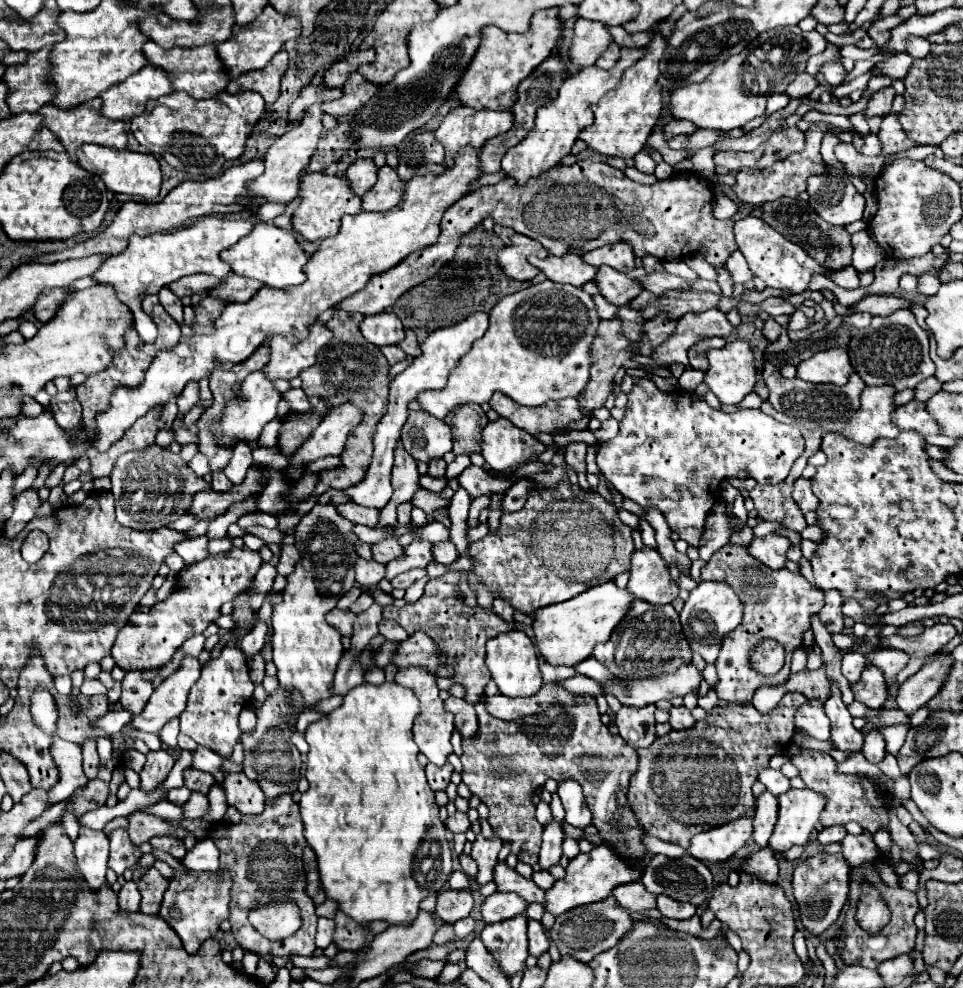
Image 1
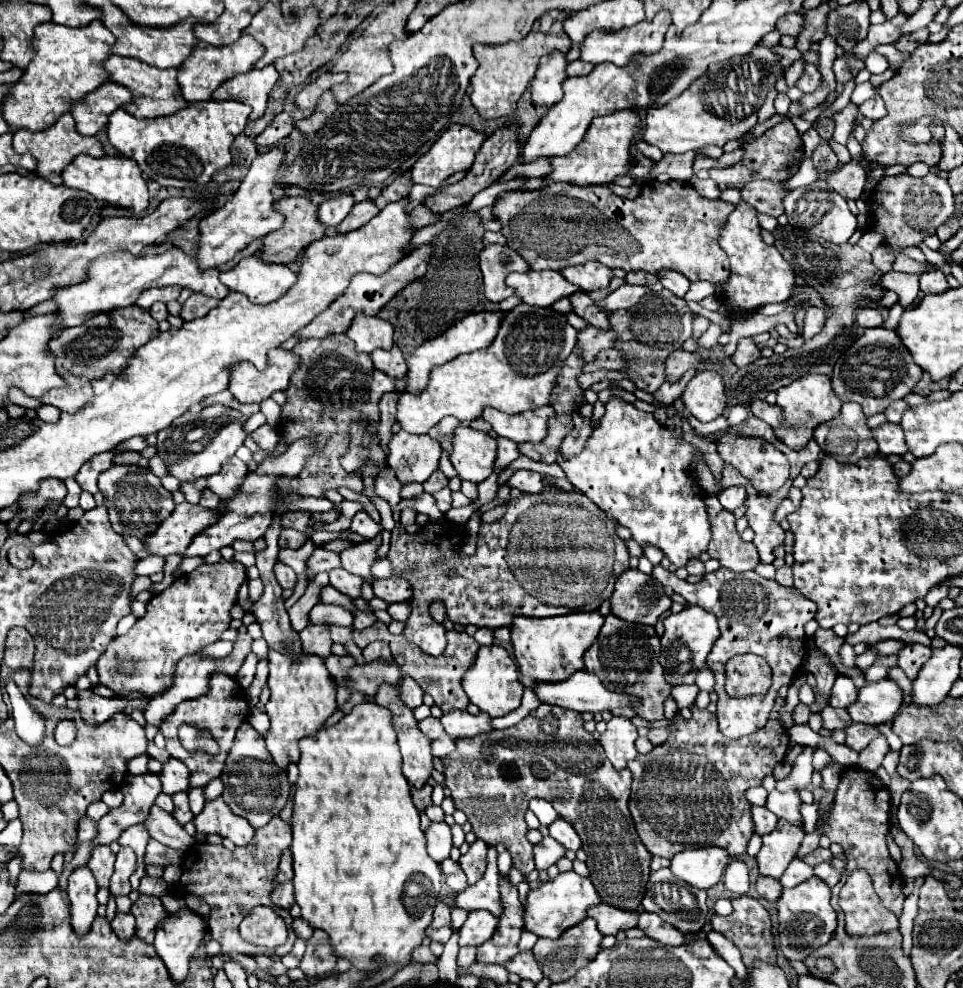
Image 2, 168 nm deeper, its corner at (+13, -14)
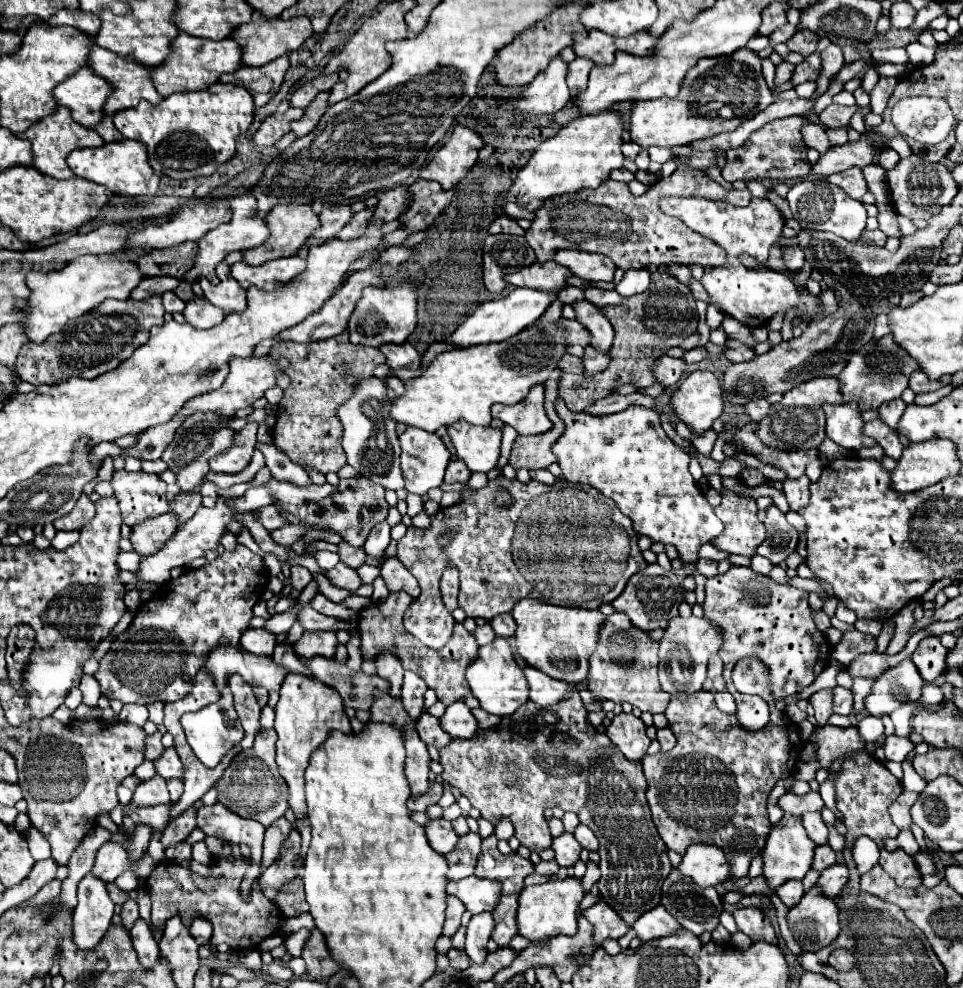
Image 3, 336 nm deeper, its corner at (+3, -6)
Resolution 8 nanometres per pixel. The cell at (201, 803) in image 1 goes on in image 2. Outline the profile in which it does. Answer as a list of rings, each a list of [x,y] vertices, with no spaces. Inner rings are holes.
[[[159,806],[151,808],[151,812],[145,820],[145,828],[151,838],[159,840],[161,844],[165,844],[169,848],[177,848],[181,852],[185,852],[195,842],[193,836],[189,836],[185,832],[185,828],[179,826],[177,820],[169,812],[161,810]]]

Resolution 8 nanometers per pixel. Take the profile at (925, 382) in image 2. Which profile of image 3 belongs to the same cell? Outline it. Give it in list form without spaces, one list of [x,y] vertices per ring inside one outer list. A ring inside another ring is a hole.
[[[915,370],[911,374],[911,380],[909,380],[909,388],[913,392],[931,392],[931,390],[937,390],[944,385],[939,380],[929,380],[925,378],[925,374],[921,374],[921,370]]]

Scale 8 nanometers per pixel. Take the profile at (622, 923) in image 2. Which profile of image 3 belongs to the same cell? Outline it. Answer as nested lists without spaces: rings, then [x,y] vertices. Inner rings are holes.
[[[605,902],[593,904],[583,914],[593,924],[593,934],[595,934],[597,946],[601,946],[601,942],[605,938],[621,938],[631,930],[631,926],[625,926],[625,922],[621,922],[621,916]]]

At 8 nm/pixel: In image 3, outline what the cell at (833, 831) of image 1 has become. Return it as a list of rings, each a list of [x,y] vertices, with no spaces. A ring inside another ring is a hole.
[[[823,844],[823,846],[817,846],[815,848],[815,858],[813,858],[813,868],[815,870],[825,870],[827,866],[831,866],[835,862],[835,850],[829,846],[829,844]]]

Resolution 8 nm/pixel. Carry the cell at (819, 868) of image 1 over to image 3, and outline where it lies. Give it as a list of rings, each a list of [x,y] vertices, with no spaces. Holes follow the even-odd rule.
[[[817,886],[807,890],[801,902],[789,910],[787,922],[799,946],[813,952],[829,946],[841,930],[835,898],[825,898]]]

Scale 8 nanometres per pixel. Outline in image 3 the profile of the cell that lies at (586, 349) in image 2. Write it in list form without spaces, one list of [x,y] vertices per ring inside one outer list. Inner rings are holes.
[[[561,318],[561,322],[565,324],[565,328],[569,330],[569,340],[565,342],[567,344],[567,352],[573,354],[573,356],[581,356],[585,346],[589,346],[589,332],[585,330],[585,326],[579,326],[577,320],[565,320]]]

